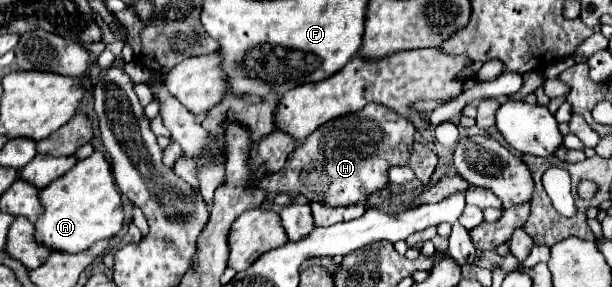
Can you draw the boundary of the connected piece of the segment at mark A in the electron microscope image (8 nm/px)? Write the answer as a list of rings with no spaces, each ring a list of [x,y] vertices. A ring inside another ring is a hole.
[[[95,150],[89,158],[79,160],[69,172],[65,172],[65,176],[39,190],[39,198],[45,206],[45,212],[35,222],[35,238],[37,242],[51,246],[53,250],[75,254],[89,248],[97,240],[115,236],[123,228],[125,212],[121,194],[117,192],[111,164],[99,150]]]

